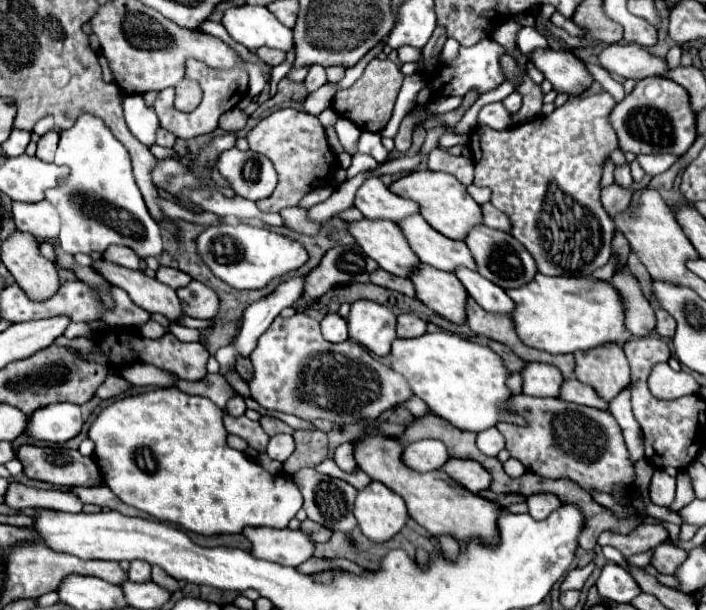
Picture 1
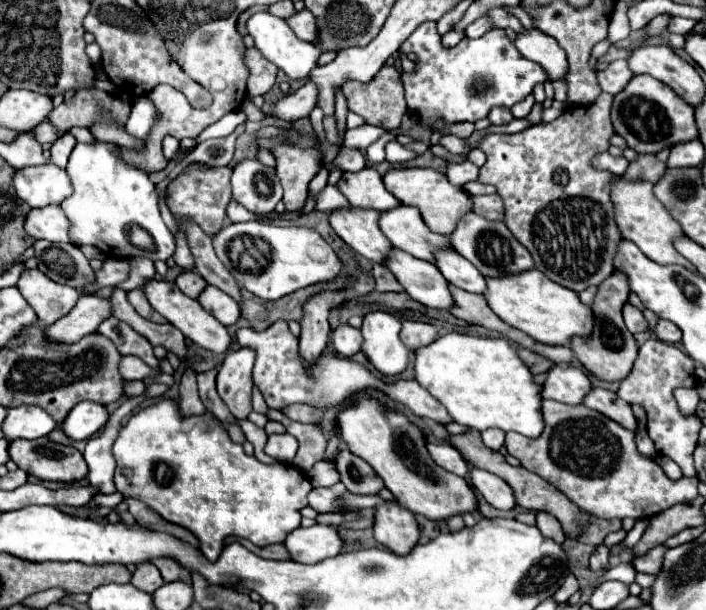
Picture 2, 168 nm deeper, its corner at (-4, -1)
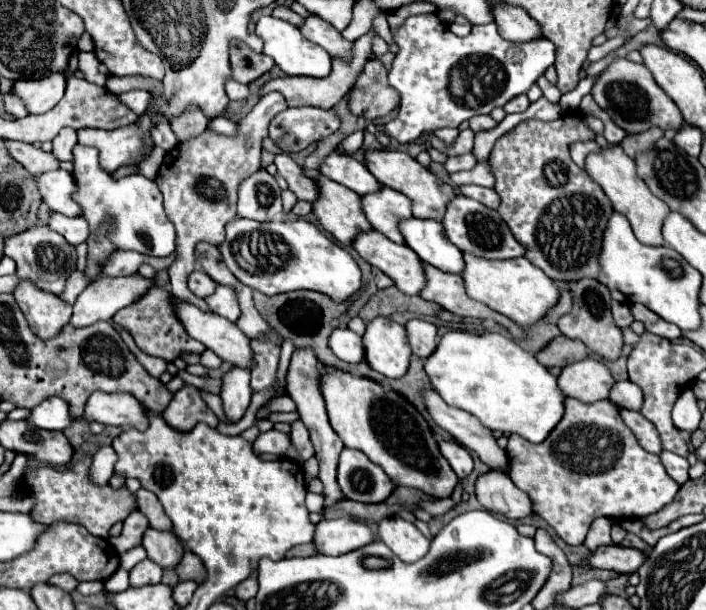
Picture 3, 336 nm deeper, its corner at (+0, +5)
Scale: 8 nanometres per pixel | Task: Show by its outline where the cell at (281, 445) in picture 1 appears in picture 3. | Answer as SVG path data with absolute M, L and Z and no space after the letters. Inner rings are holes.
M271 429L267 433L259 433L259 437L253 443L253 451L257 455L261 455L261 453L277 453L277 455L283 457L287 453L289 443L291 441L289 441L289 437L285 433Z

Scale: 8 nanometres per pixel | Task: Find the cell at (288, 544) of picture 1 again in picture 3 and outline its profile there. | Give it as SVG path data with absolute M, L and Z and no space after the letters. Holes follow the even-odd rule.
M343 517L317 523L313 541L323 555L343 555L373 543L375 533L365 521Z

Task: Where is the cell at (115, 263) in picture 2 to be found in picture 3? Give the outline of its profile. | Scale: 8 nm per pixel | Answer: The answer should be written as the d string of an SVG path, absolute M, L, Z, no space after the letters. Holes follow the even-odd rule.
M81 271L71 273L71 277L67 279L65 289L63 289L63 293L59 295L59 299L65 301L65 303L69 303L69 305L73 305L75 299L79 297L79 293L81 293L89 283L91 283L91 281L85 277L85 273L81 273Z

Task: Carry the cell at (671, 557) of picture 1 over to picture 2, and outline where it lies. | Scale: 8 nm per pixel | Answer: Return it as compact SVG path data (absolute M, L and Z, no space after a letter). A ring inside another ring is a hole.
M659 545L659 547L651 549L647 555L643 555L643 557L635 557L635 559L633 559L635 569L637 569L637 571L641 571L641 573L659 575L659 571L663 569L663 557L665 557L667 549L669 549L669 547Z

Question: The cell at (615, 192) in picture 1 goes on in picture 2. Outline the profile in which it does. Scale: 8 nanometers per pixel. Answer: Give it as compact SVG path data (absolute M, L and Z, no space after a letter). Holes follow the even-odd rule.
M639 155L637 161L631 161L629 169L625 171L627 181L649 181L657 183L659 177L665 173L665 163L659 163L655 155Z

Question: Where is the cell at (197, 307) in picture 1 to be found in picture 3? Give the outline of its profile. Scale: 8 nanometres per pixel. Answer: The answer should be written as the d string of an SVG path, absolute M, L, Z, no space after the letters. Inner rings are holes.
M219 285L217 291L205 299L211 307L213 313L229 319L229 321L237 321L239 315L241 315L241 309L239 309L239 301L237 301L237 293L235 289L227 287L227 285Z

